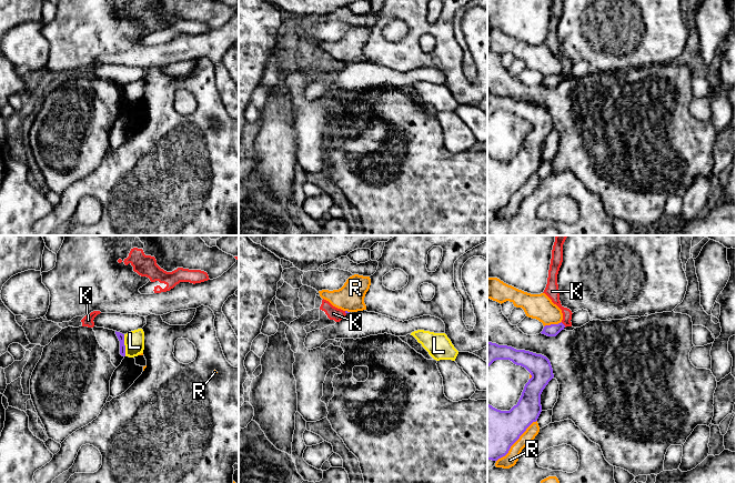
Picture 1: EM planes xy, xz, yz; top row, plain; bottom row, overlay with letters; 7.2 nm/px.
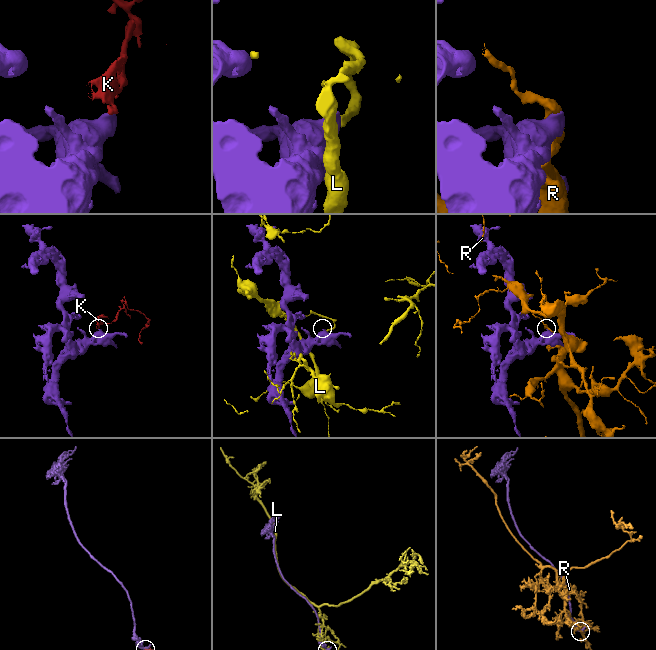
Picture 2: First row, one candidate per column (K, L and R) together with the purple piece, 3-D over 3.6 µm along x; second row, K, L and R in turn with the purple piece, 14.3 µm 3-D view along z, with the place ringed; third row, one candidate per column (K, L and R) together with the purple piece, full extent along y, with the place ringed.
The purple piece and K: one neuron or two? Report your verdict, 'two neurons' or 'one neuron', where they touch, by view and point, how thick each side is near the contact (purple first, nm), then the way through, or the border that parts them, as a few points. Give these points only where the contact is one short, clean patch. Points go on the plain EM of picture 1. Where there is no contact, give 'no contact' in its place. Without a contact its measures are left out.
two neurons; meets purple in yz at (563, 76); 90 nm thick on the purple side, 90 nm on the other; border along yz (561, 73), (565, 78)

